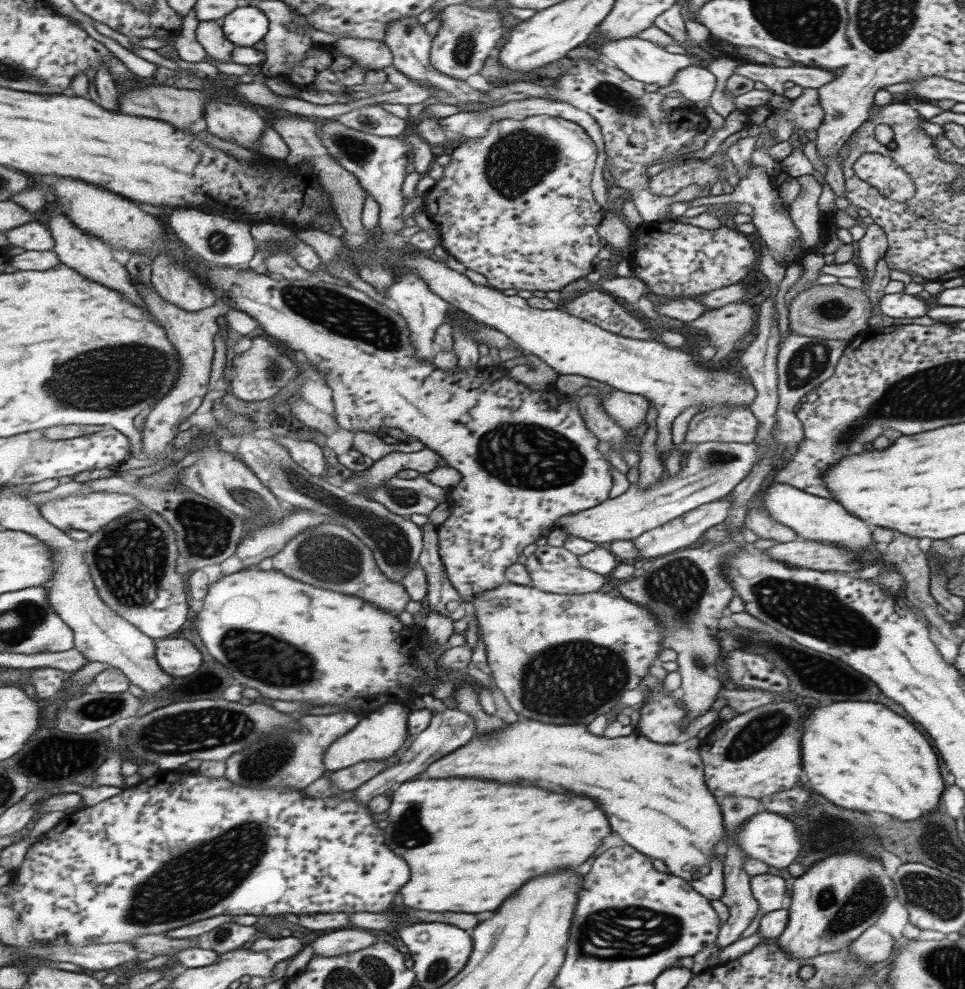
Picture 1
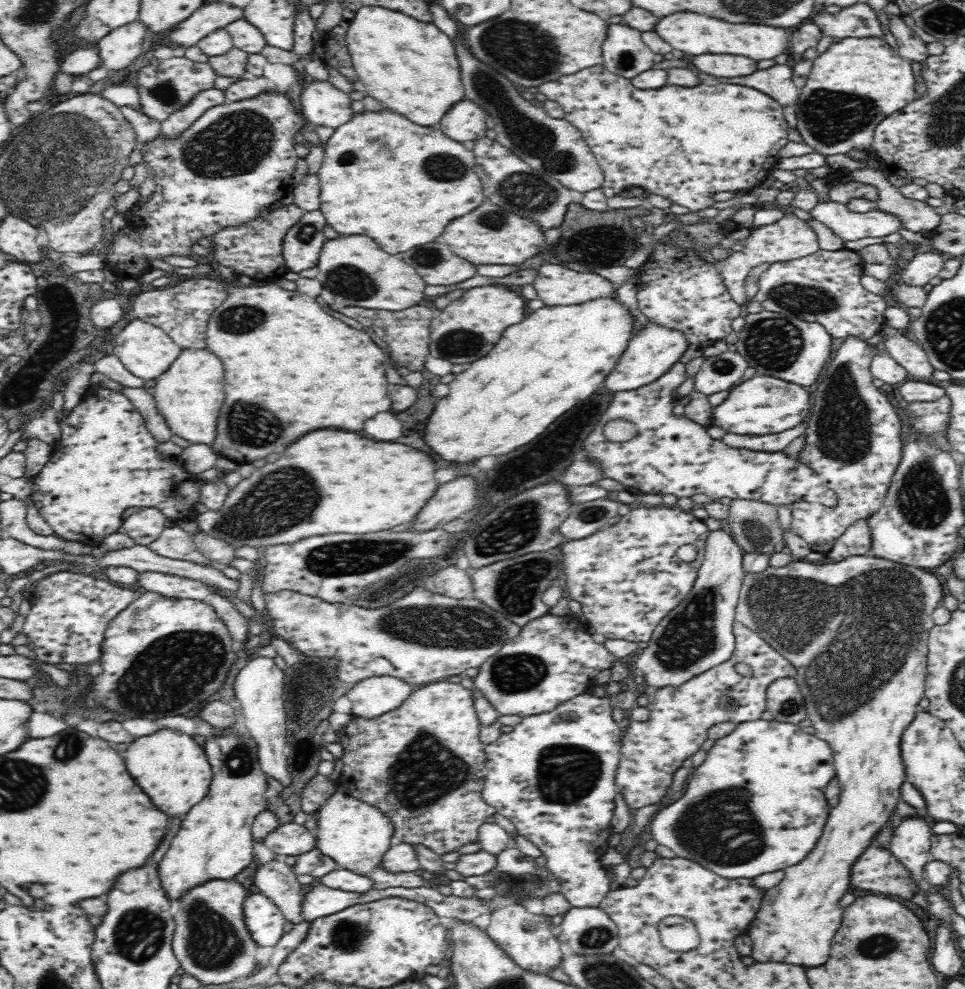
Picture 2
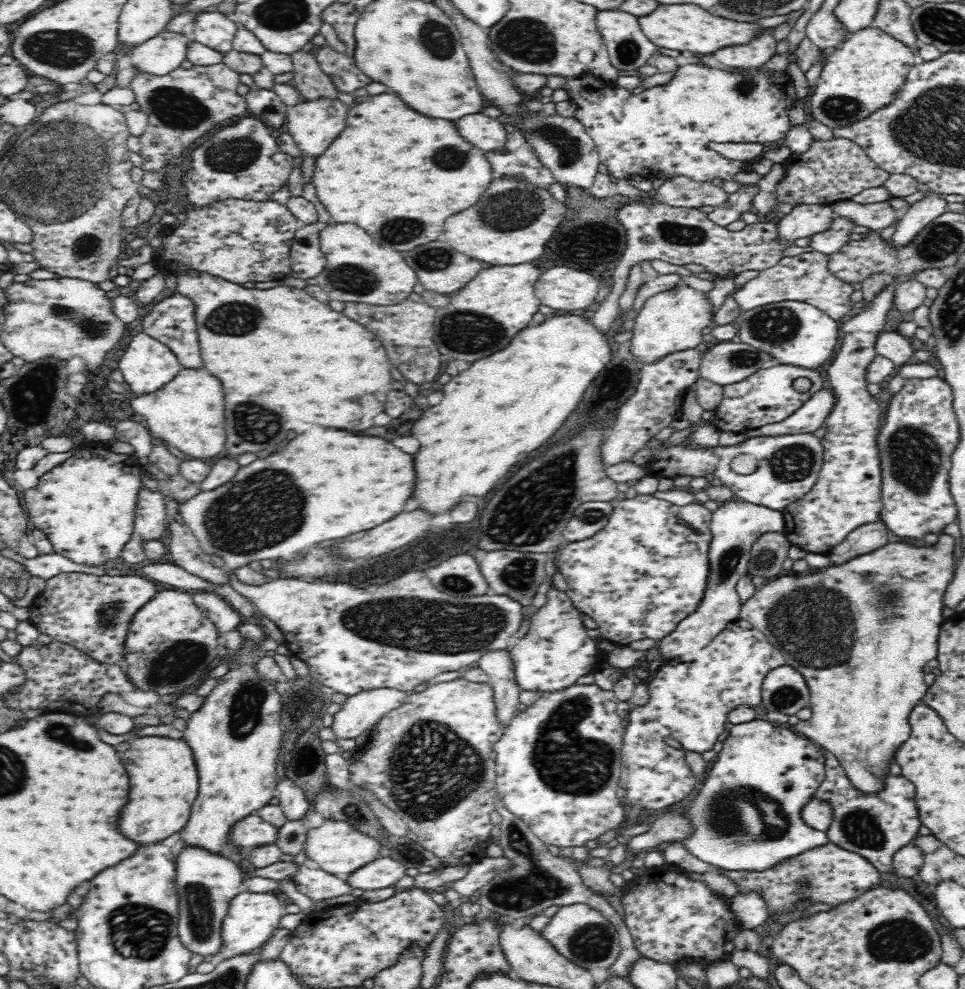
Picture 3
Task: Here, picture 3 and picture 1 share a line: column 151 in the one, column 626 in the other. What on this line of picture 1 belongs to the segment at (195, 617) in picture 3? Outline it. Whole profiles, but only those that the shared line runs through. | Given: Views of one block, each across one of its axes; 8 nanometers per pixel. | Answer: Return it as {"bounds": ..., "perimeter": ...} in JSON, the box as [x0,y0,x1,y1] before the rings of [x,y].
{"bounds":[471,580,663,724],"perimeter":[[[505,580],[497,588],[477,594],[471,604],[494,686],[503,693],[513,712],[543,724],[587,724],[595,716],[605,714],[612,708],[611,698],[619,700],[623,692],[637,687],[651,664],[658,663],[656,658],[663,650],[663,628],[657,618],[612,593],[553,594]]]}

